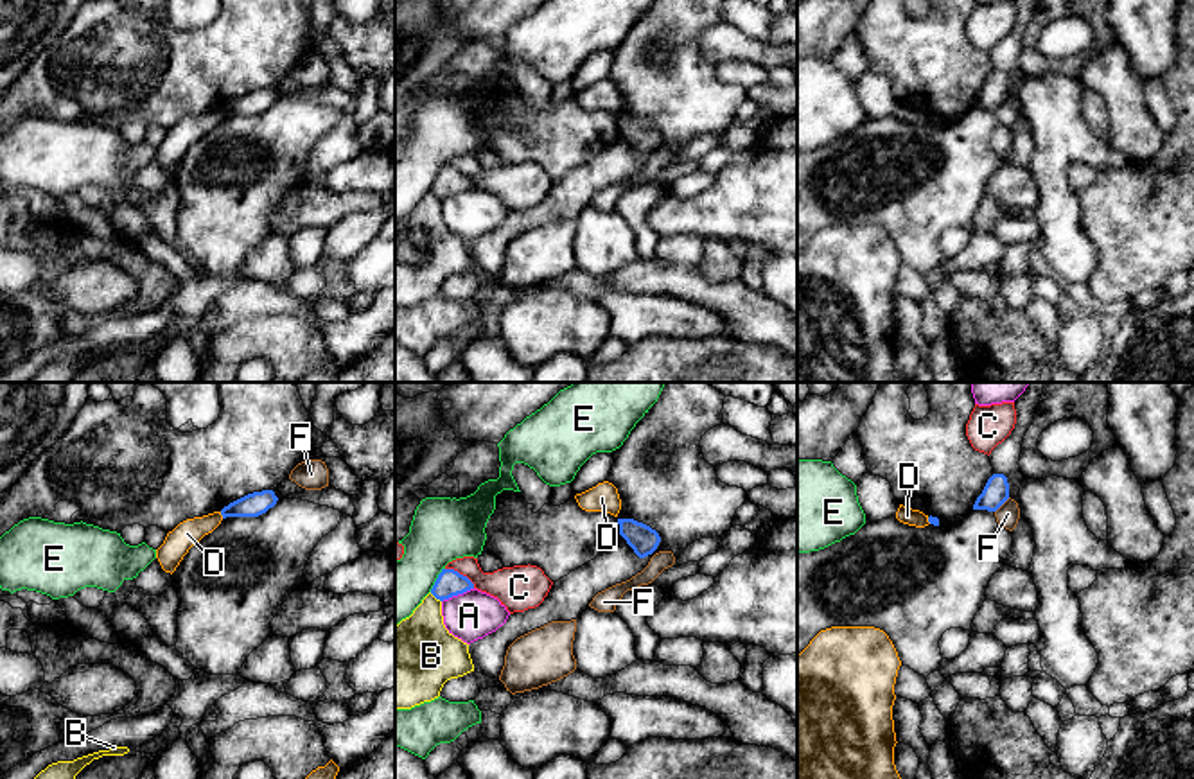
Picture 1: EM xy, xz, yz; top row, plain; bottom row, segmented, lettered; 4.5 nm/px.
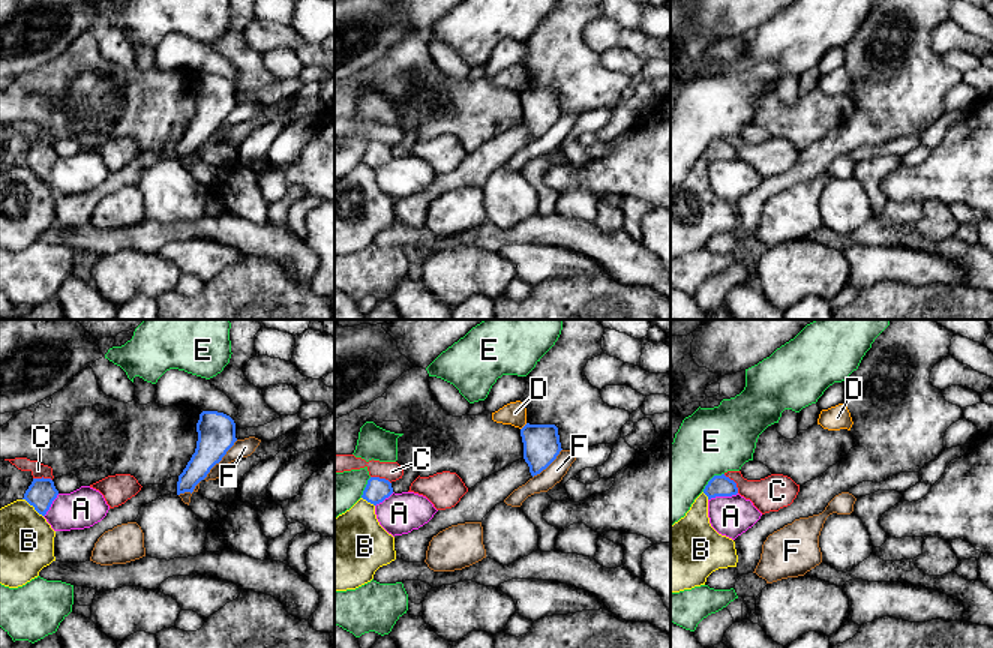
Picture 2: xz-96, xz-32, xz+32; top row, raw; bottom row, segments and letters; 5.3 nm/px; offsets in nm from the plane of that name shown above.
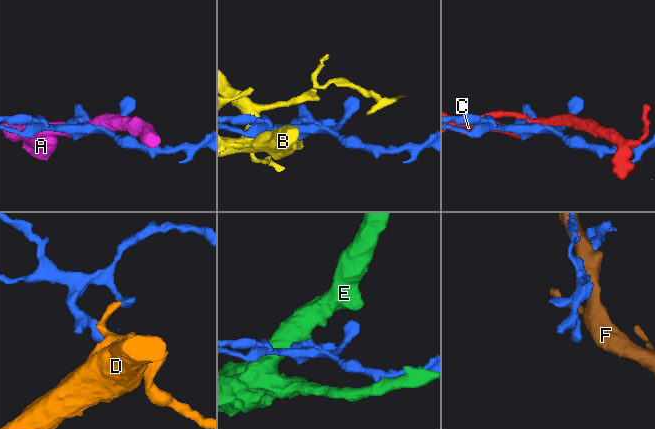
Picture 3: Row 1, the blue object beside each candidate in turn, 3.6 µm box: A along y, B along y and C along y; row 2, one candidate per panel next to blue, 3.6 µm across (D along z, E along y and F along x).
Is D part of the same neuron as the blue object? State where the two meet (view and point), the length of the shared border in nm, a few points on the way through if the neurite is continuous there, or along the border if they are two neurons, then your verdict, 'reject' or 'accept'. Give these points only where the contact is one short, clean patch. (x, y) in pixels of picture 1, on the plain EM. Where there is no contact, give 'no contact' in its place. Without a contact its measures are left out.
contact xy (221, 112); length 40 nm; border xy (219, 110), (223, 115); reject

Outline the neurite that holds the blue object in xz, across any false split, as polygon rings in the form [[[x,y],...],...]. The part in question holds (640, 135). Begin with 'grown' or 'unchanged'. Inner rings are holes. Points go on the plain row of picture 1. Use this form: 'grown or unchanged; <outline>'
unchanged; [[[618,117],[618,122],[619,133],[627,138],[627,142],[639,156],[645,156],[657,147],[661,135],[650,124],[634,117]]]

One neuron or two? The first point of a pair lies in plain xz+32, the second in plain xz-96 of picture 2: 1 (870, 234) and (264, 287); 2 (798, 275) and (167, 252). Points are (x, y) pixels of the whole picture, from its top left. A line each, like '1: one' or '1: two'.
1: two
2: two

